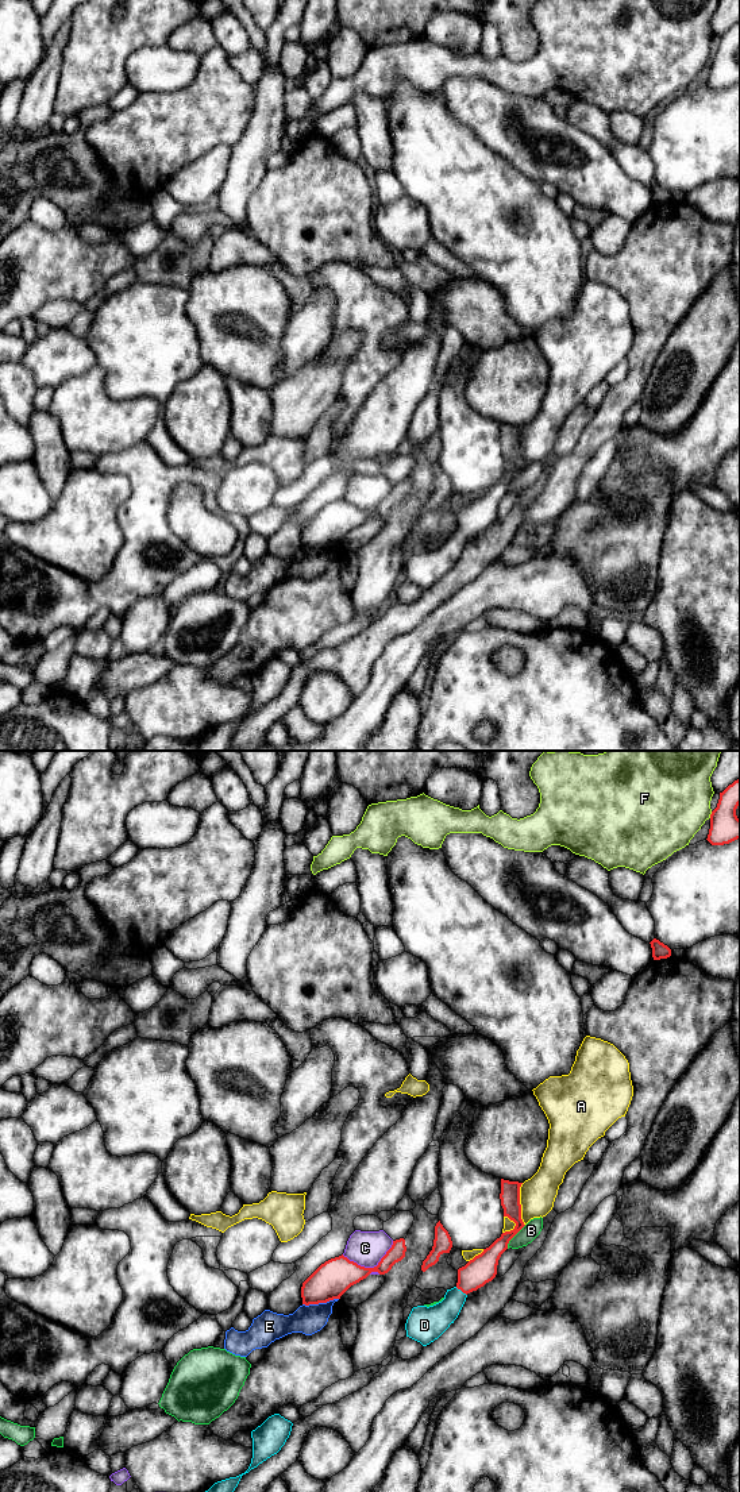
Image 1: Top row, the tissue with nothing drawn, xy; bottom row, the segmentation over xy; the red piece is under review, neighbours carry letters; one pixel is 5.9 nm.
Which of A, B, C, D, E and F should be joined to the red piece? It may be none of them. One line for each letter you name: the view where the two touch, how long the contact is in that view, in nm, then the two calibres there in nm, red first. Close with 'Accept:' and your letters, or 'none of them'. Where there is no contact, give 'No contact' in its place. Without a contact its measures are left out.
D: Touches red in xy. Shared border 90 nm. Thickness 170 nm (red) against 180 nm
Accept: D

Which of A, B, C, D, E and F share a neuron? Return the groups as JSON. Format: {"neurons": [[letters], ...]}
{"neurons": [["A"], ["B"], ["C"], ["D"], ["E"], ["F"]]}

